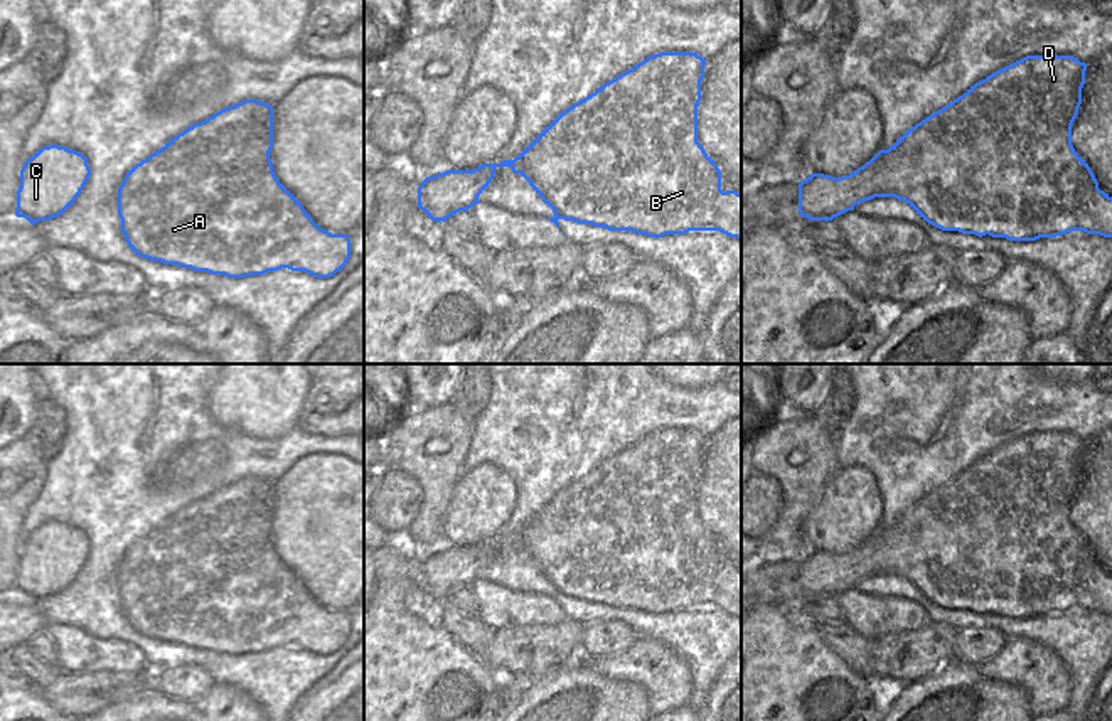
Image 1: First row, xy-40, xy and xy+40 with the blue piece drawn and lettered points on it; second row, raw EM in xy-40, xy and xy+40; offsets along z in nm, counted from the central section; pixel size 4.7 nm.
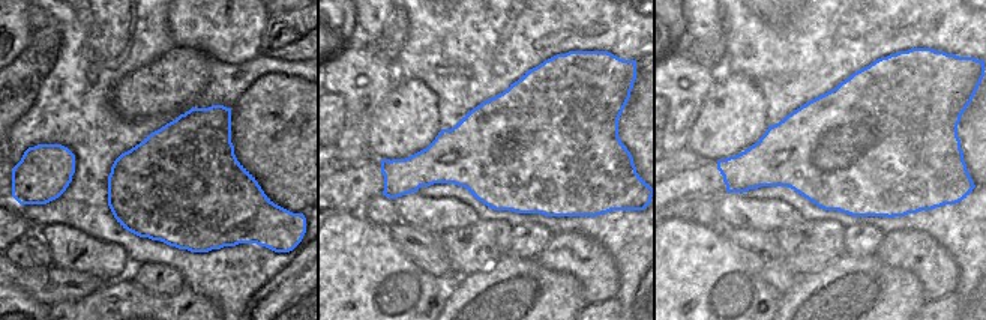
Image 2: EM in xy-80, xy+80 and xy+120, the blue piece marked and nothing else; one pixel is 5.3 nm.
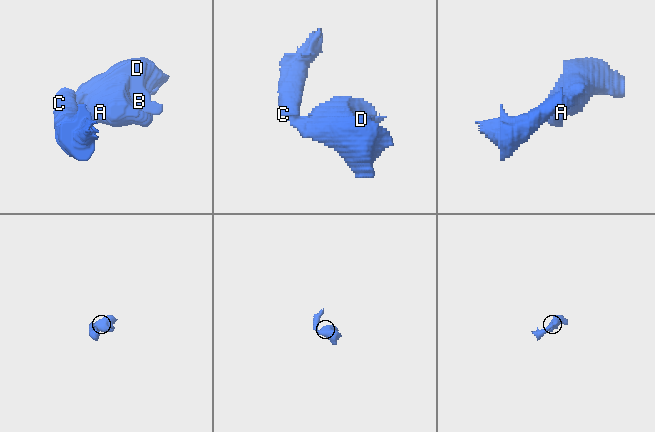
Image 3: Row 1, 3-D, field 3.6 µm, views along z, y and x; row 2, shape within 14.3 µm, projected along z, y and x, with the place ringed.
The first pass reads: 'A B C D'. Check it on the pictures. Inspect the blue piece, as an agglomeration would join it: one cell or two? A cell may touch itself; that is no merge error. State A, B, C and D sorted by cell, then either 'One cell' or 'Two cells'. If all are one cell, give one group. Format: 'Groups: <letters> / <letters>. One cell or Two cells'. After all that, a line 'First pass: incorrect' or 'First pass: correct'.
Groups: A B D / C. Two cells
First pass: incorrect

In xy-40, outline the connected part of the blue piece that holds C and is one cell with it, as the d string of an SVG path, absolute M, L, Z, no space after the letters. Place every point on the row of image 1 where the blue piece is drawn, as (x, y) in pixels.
M56 143L42 147L20 170L15 216L32 226L59 217L74 204L89 175L83 153Z

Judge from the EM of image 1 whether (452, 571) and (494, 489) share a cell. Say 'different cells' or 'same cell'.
same cell

